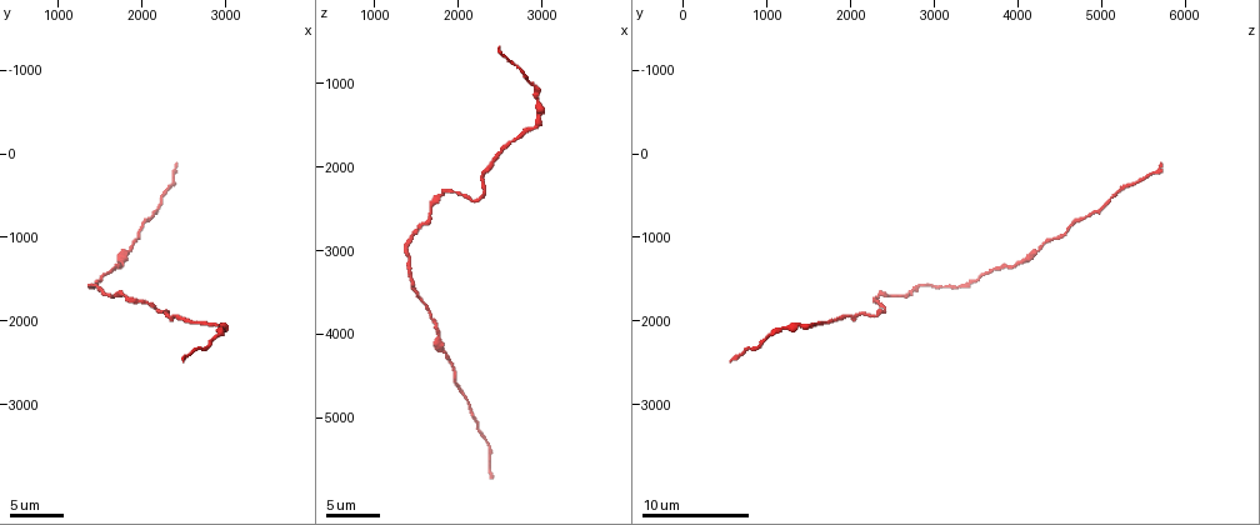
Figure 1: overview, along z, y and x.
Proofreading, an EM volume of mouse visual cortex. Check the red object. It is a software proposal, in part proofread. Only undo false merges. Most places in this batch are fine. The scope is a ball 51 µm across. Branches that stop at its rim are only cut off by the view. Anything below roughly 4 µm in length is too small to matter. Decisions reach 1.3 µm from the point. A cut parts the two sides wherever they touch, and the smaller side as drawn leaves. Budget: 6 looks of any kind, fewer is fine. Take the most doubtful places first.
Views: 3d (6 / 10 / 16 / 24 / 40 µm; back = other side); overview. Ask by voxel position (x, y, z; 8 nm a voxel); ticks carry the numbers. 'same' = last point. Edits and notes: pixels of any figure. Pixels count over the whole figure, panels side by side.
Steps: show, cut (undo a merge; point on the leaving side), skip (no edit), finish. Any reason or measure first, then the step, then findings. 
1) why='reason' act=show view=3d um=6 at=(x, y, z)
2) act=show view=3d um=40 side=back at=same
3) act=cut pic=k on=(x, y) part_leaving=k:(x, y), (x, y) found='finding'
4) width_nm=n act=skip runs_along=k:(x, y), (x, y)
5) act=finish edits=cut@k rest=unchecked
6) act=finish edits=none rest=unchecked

why='thick turns thin' act=show view=3d um=10 at=(1850, 1150, 4200)

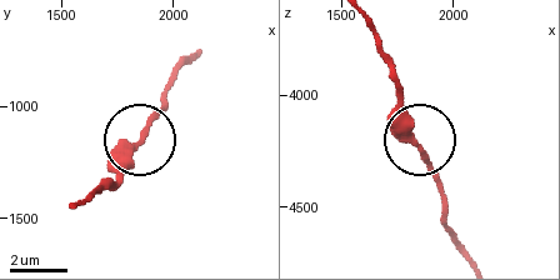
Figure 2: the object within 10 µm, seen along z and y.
act=show view=3d um=6 at=(1830, 1170, 4210)

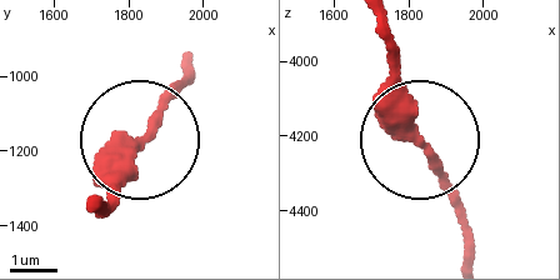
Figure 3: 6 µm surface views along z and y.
act=skip runs_along=3:(91, 211), (184, 84) found='one neuron here'

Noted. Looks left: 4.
why='calibre changes' act=show view=3d um=6 at=(2950, 2050, 1500)

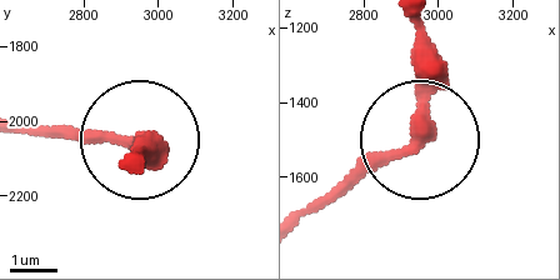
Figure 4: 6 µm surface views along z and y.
act=skip runs_along=4:(300, 226), (415, 143), (419, 28) found='continuous, no second neuron'

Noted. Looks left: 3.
act=show view=3d um=16 at=(1700, 1650, 2400)

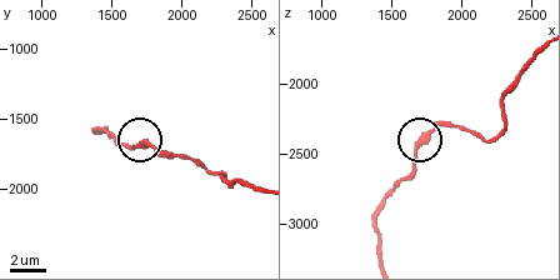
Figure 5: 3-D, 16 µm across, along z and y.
act=skip runs_along=5:(104, 131), (126, 144), (144, 141), (174, 153) found='continuous, no second neuron'

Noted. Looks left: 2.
act=finish edits=none rest=unchecked

